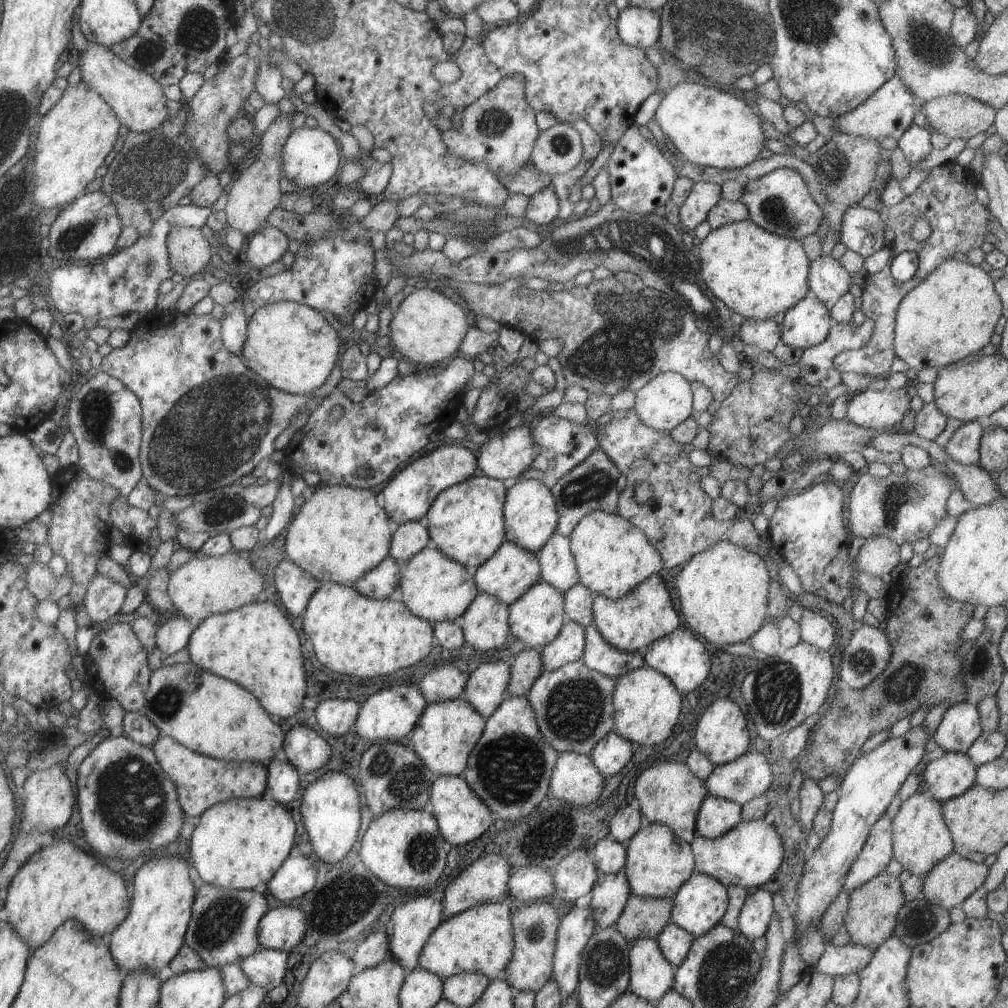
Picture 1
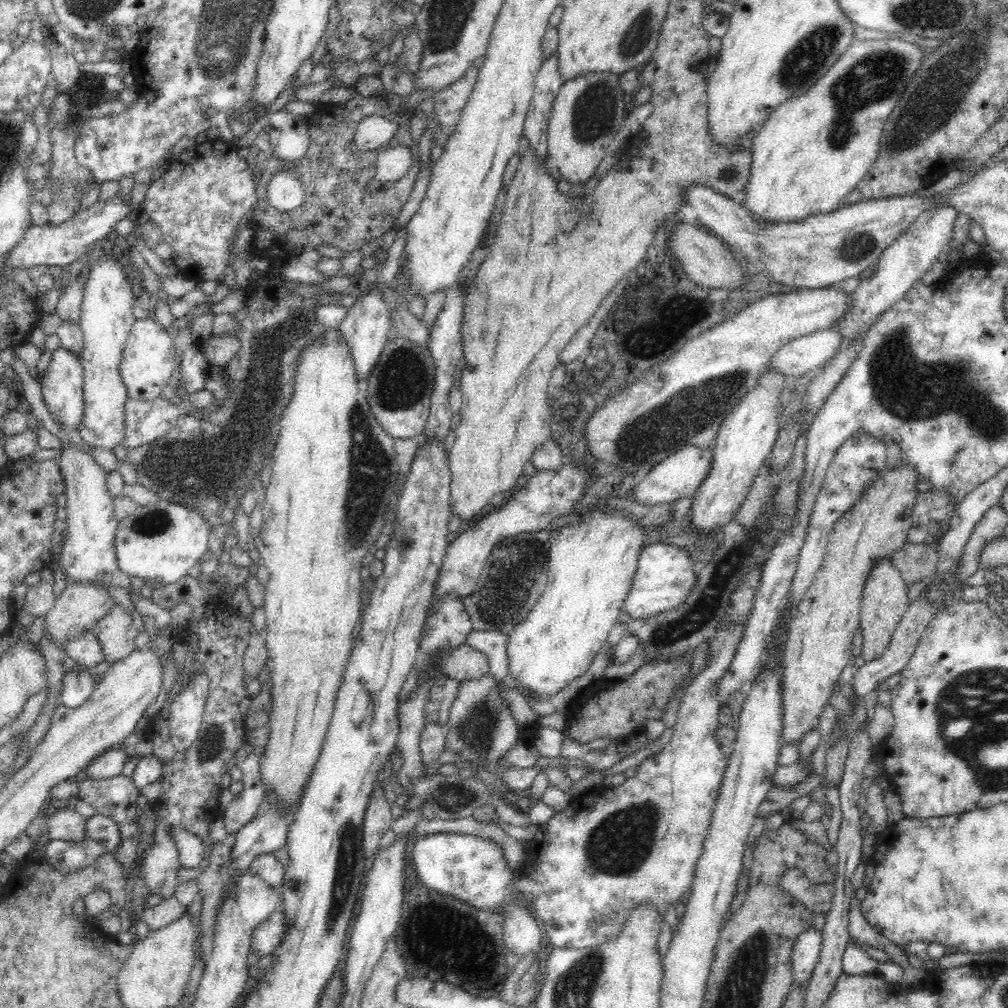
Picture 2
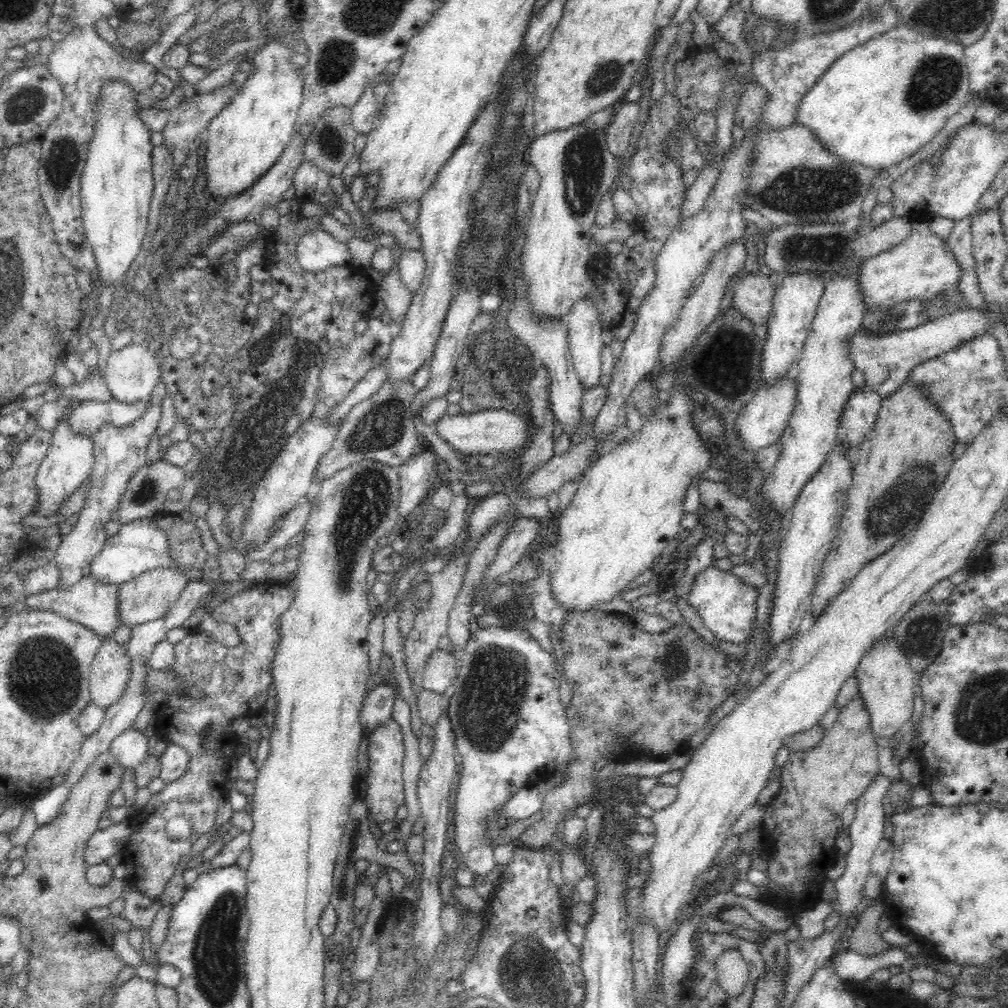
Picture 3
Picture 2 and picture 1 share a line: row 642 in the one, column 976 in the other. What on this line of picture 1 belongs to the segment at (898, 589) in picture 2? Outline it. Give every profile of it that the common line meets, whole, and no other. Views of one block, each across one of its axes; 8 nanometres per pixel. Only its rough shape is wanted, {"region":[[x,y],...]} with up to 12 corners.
{"region":[[955,852],[923,876],[921,896],[949,910],[984,883],[988,866]]}

